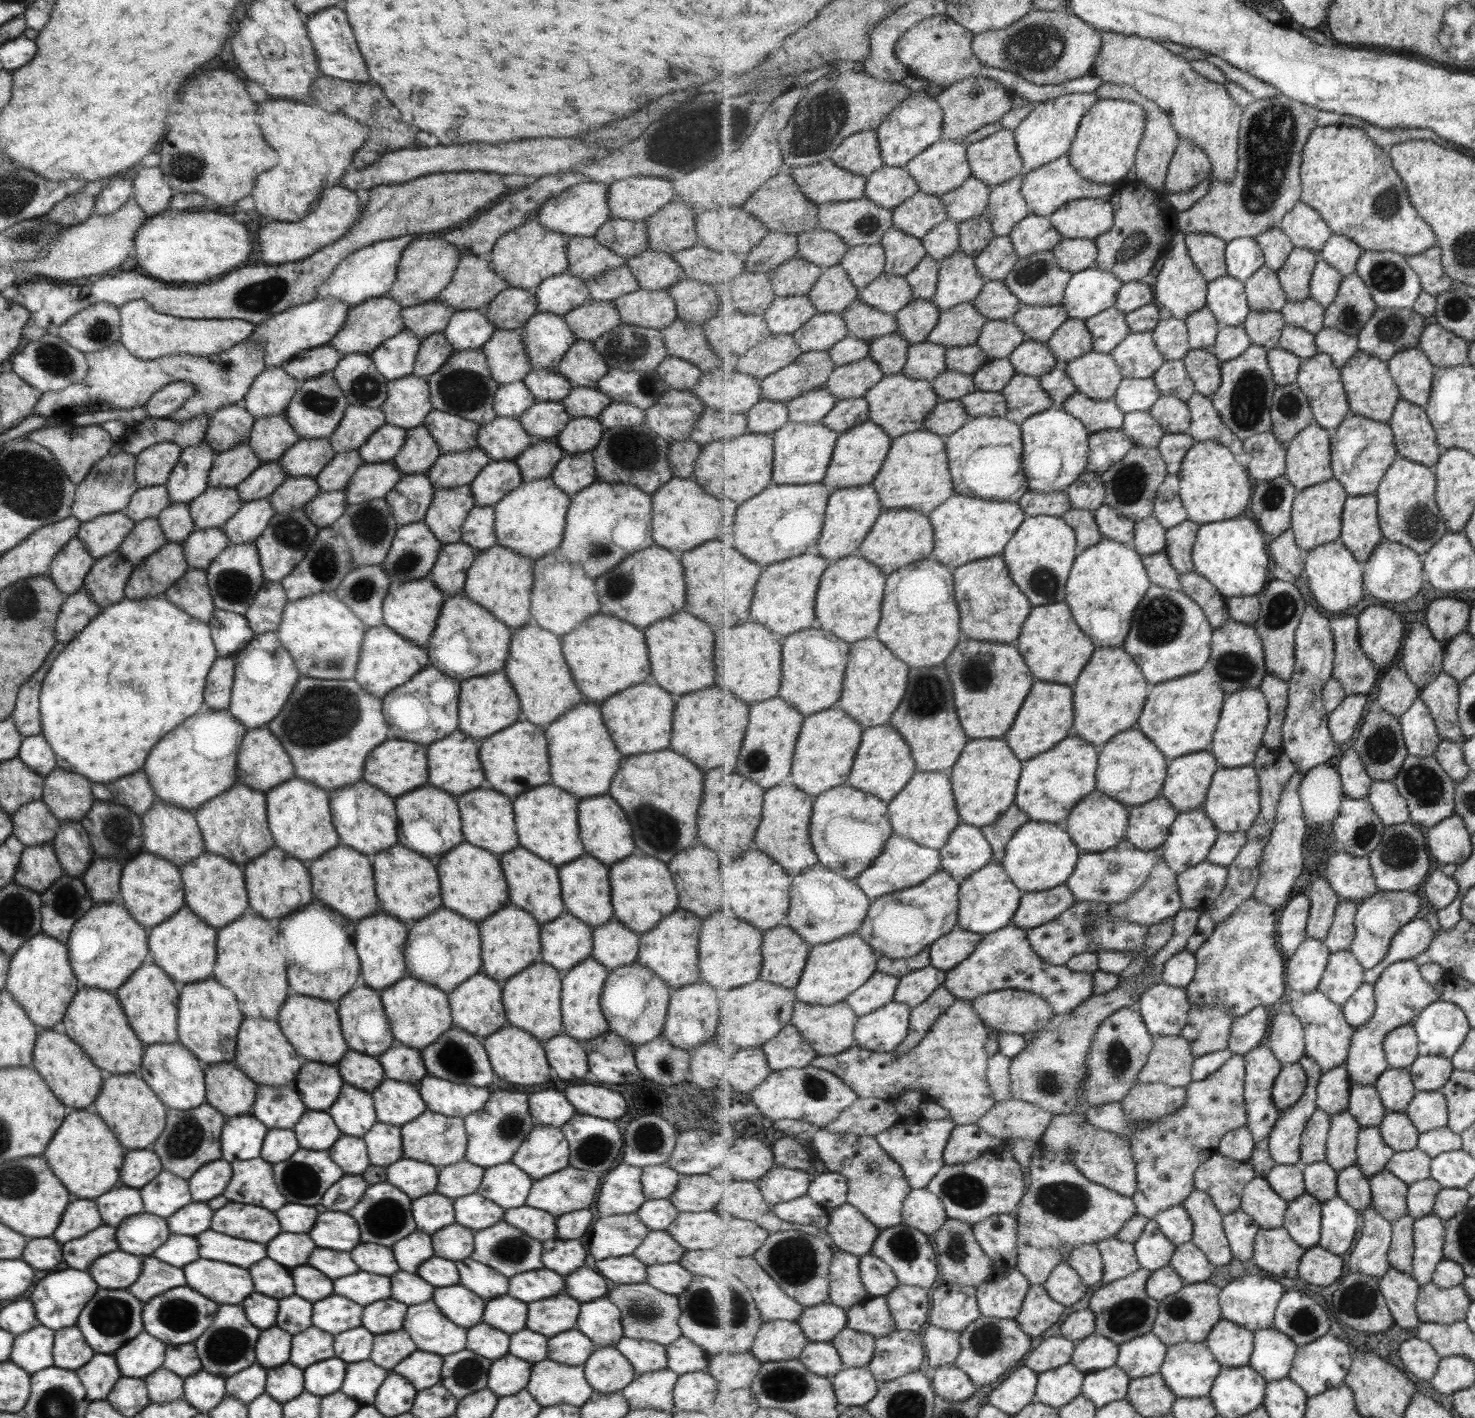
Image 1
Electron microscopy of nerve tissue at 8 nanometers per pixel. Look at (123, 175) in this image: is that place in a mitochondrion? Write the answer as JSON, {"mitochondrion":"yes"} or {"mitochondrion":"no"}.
{"mitochondrion":"no"}

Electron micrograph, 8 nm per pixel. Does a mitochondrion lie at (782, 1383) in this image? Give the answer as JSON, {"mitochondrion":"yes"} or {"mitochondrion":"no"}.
{"mitochondrion":"yes"}

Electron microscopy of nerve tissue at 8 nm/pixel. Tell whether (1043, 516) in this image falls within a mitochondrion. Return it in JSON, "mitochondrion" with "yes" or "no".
{"mitochondrion":"no"}

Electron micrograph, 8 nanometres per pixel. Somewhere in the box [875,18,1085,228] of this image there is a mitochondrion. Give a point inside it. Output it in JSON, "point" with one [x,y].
{"point":[1035,49]}

